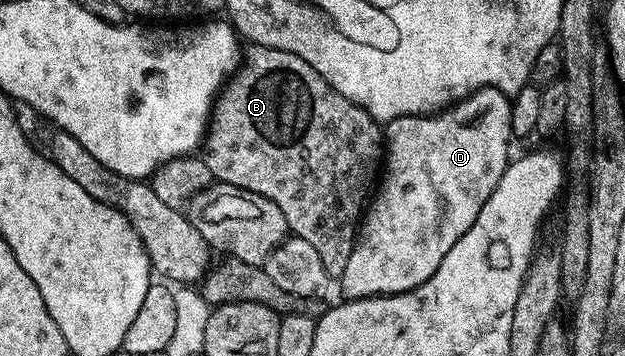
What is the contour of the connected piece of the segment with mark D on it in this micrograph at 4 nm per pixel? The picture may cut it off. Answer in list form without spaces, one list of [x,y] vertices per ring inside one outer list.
[[[492,86],[475,91],[474,94],[469,95],[467,98],[462,98],[454,106],[448,106],[442,112],[410,114],[409,116],[394,118],[391,122],[386,123],[385,169],[381,174],[381,185],[378,187],[378,190],[380,189],[379,195],[377,195],[377,190],[374,197],[370,199],[369,205],[365,210],[365,217],[361,222],[361,229],[358,231],[355,240],[355,247],[349,256],[349,264],[345,264],[345,272],[341,272],[341,276],[337,279],[337,286],[343,289],[342,297],[347,300],[354,300],[357,298],[373,298],[384,294],[404,294],[407,290],[415,290],[421,284],[425,284],[425,280],[429,280],[433,276],[433,272],[437,272],[441,260],[445,260],[445,256],[449,256],[449,248],[453,248],[453,244],[457,244],[457,240],[461,240],[463,232],[468,230],[473,220],[477,220],[481,208],[485,208],[485,200],[489,200],[493,188],[497,188],[501,176],[509,165],[507,153],[511,150],[511,142],[513,143],[513,135],[511,133],[511,98],[508,95],[502,94],[500,90],[495,90]]]

